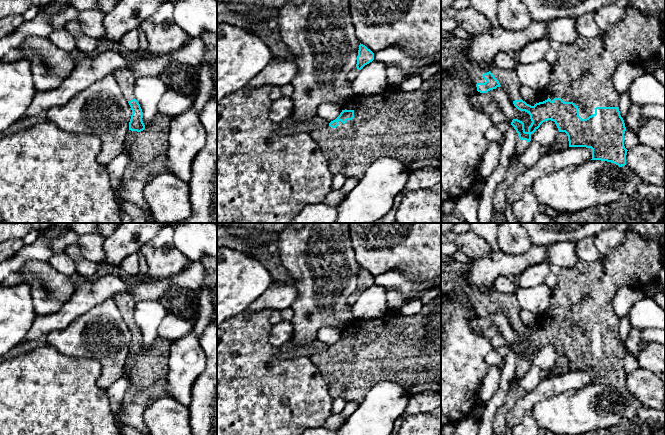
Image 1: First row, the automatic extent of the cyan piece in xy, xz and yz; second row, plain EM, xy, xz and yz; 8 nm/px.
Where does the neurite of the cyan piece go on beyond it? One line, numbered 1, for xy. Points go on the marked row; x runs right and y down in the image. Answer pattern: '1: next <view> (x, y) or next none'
1: next xy (125, 79)

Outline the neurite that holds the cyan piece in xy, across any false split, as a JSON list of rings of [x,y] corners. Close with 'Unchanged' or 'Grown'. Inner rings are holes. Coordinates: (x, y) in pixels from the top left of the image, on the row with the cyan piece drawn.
[[[128,68],[117,70],[114,74],[117,82],[119,83],[125,99],[128,101],[132,115],[129,122],[129,130],[141,132],[145,129],[142,121],[143,112],[138,101],[134,98],[134,81],[132,74]]]. Grown

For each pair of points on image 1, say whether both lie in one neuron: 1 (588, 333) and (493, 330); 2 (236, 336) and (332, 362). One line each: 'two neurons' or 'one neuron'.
1: two neurons
2: two neurons

